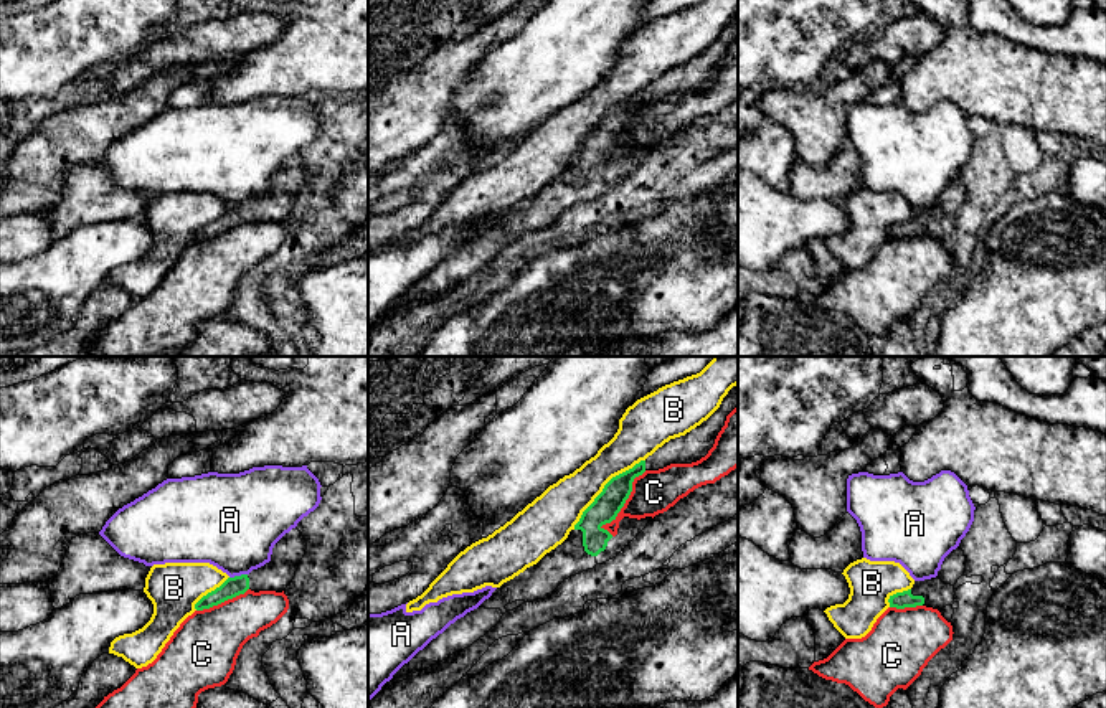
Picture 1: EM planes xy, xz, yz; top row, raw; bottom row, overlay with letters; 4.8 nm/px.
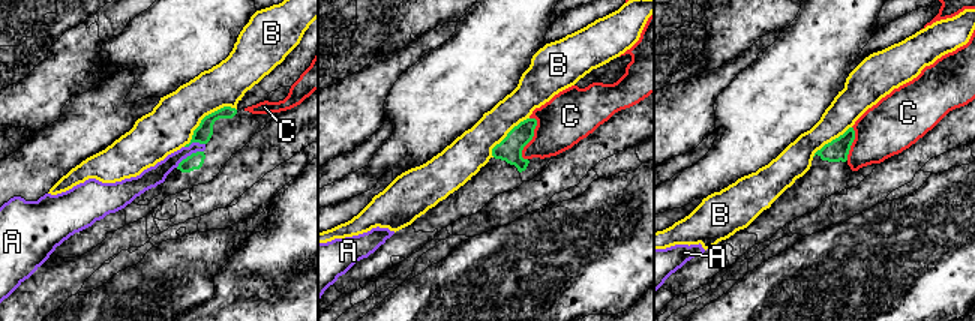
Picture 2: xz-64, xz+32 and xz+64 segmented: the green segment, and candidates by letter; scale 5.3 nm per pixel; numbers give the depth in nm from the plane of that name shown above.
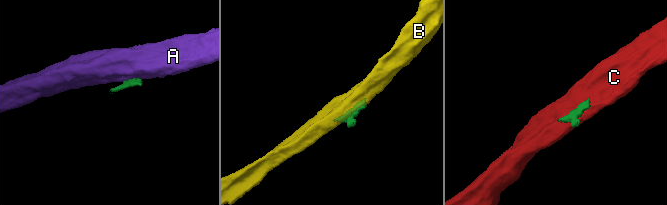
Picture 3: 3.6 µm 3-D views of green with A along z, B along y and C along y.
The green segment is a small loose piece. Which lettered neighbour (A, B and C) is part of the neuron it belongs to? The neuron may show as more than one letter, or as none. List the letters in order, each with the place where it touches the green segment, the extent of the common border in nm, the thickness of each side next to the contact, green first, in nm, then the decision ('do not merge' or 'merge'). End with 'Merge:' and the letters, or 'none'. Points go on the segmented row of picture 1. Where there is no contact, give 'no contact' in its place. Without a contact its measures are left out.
A: contact xy (238, 576); length 90 nm; calibres 100 and 440 nm; do not merge
B: contact xz (604, 487); length 480 nm; calibres 140 and 220 nm; do not merge
C: contact xz (624, 502); length 360 nm; calibres 140 and 220 nm; do not merge
Merge: none

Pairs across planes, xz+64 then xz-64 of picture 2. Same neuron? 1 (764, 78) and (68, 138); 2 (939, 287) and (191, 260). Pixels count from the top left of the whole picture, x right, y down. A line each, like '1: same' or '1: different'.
1: different
2: same

